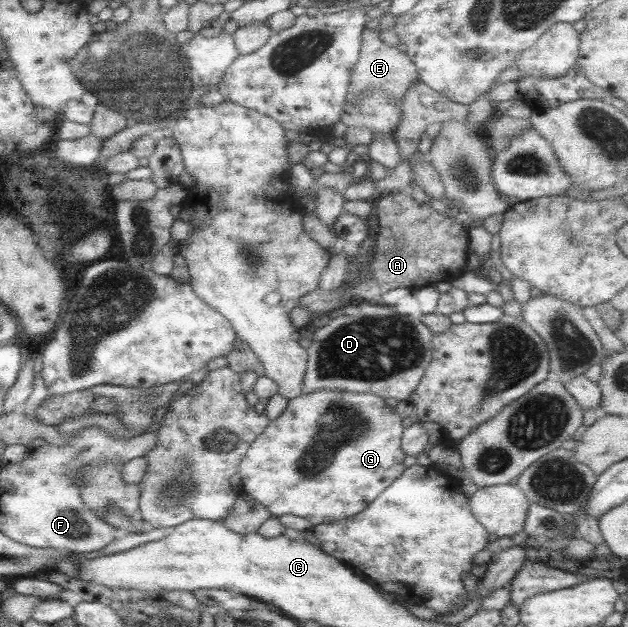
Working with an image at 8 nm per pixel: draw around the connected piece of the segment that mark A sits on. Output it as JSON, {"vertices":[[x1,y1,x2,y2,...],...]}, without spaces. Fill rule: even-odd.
{"vertices":[[393,191,391,193,386,194,386,196,380,198,377,203,375,202,375,217,377,217,378,221,378,229,377,229,377,237,375,237,375,249,373,252,373,260,369,262,365,268,363,268,363,274,360,275,359,283,357,283,352,287,347,285,343,285,343,299,347,302,357,302,359,299,363,299,363,302,367,304,371,304,371,306,376,307,378,302,380,302,380,297,382,294,386,293,389,290,393,290,395,288,407,288,409,290,417,290,419,288,423,288,424,286,434,285,437,282,451,282,455,280,457,277,466,271,466,252,468,247,468,236,467,229,461,226,459,222,456,222,454,218,450,218,445,216,445,213,436,212,425,203,418,203,417,201,411,198,408,191,405,192,397,192]]}

